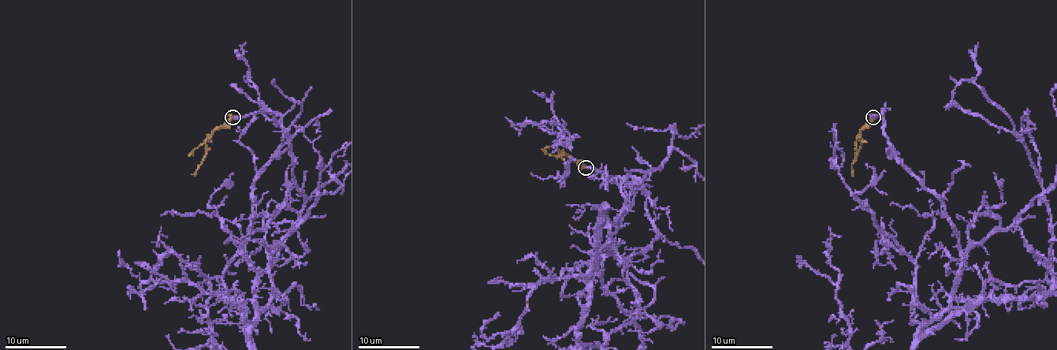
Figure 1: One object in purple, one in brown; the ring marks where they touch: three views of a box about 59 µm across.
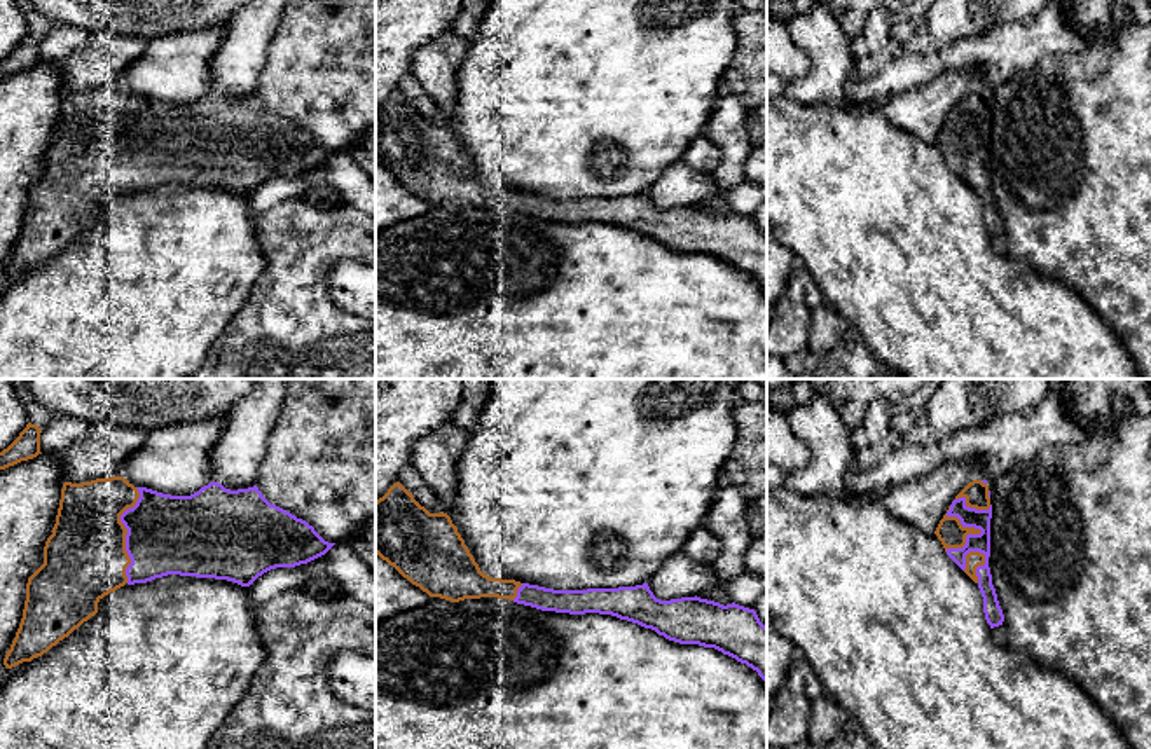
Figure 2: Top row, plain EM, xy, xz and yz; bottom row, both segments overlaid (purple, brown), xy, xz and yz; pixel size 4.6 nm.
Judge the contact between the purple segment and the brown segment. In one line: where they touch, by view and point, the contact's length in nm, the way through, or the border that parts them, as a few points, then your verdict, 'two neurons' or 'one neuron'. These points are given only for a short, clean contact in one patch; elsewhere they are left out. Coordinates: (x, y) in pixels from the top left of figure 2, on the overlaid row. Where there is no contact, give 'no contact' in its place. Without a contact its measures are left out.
meets purple in xy at (126, 535); contact 440 nm long; one neuron

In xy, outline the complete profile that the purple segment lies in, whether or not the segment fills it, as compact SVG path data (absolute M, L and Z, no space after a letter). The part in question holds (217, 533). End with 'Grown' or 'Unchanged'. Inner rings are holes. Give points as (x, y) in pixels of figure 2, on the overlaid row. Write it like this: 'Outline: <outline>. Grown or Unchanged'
Outline: M124 477L65 482L44 564L28 578L23 618L3 665L12 669L47 653L94 616L105 595L126 583L180 574L250 587L264 573L307 564L334 545L306 520L271 505L257 485L231 491L210 482L190 496L171 496L134 487Z. Grown

